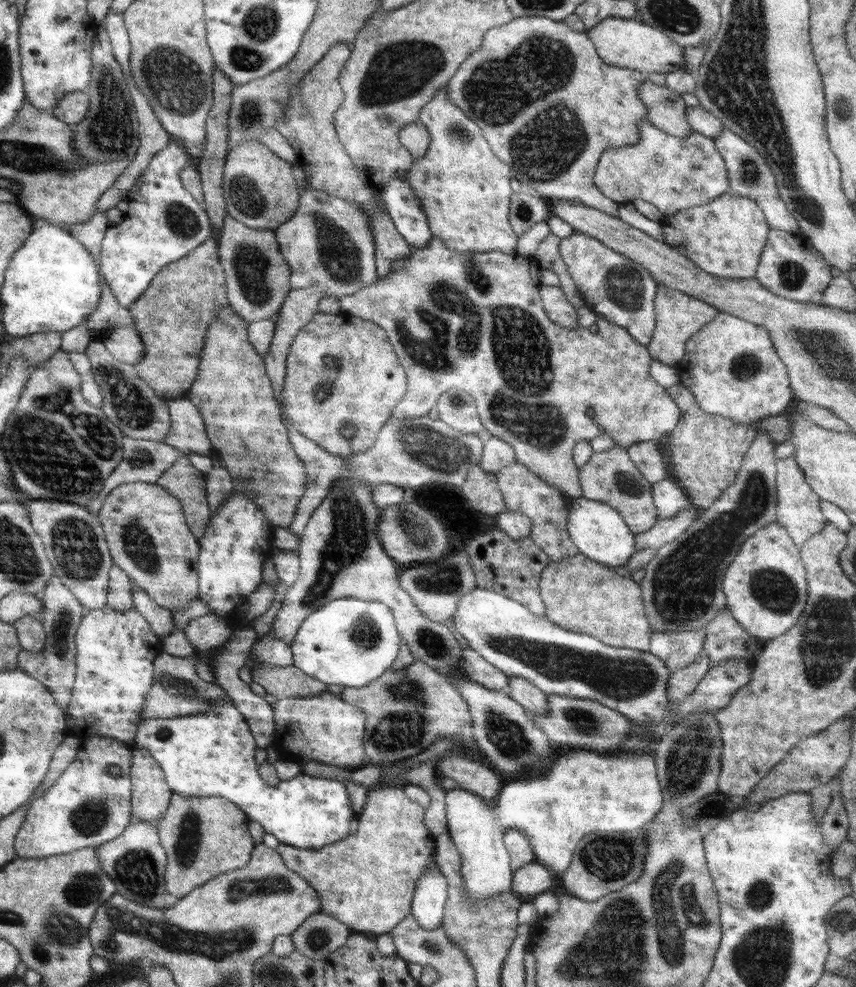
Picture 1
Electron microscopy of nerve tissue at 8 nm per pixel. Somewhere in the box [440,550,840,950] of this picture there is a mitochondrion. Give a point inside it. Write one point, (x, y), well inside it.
(619, 678)

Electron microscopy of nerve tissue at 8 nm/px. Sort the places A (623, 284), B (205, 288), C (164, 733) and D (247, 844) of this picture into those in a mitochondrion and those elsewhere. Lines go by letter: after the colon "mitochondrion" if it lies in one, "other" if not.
A: mitochondrion
B: other
C: mitochondrion
D: other

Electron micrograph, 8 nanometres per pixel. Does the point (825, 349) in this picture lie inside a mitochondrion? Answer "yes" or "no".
yes

